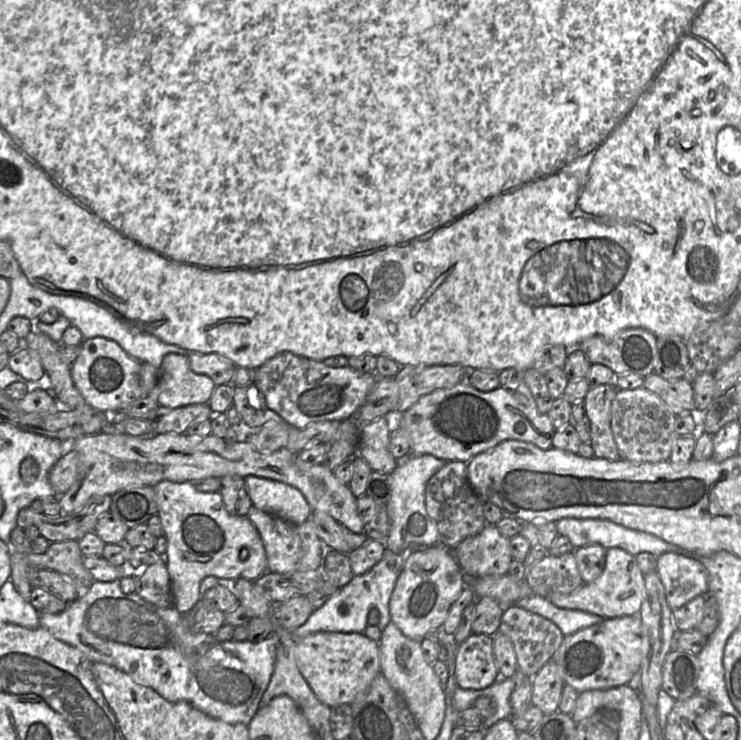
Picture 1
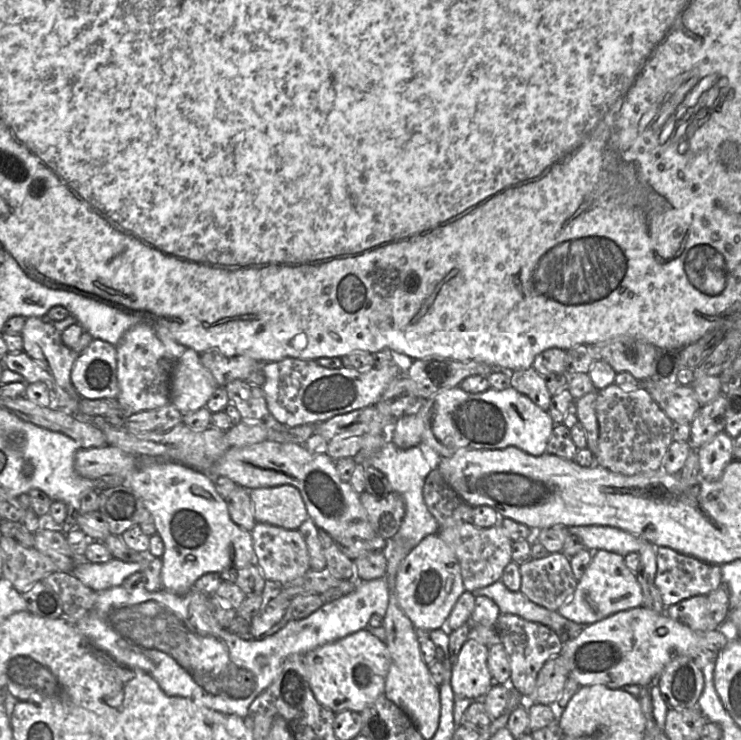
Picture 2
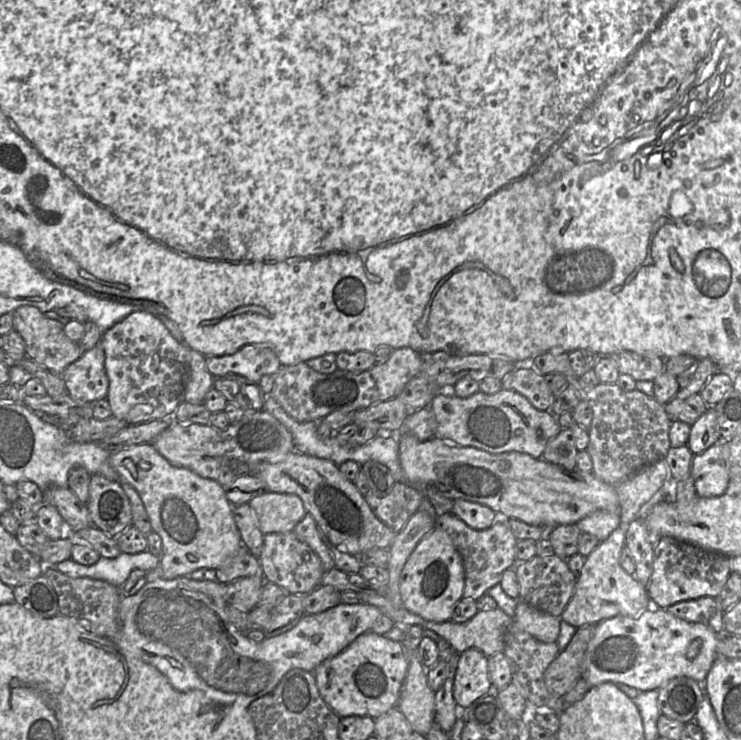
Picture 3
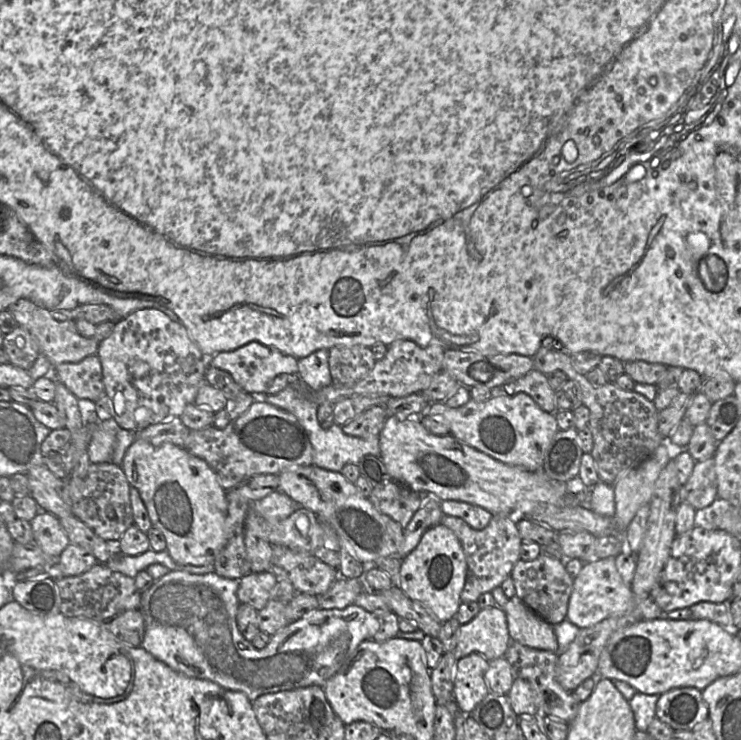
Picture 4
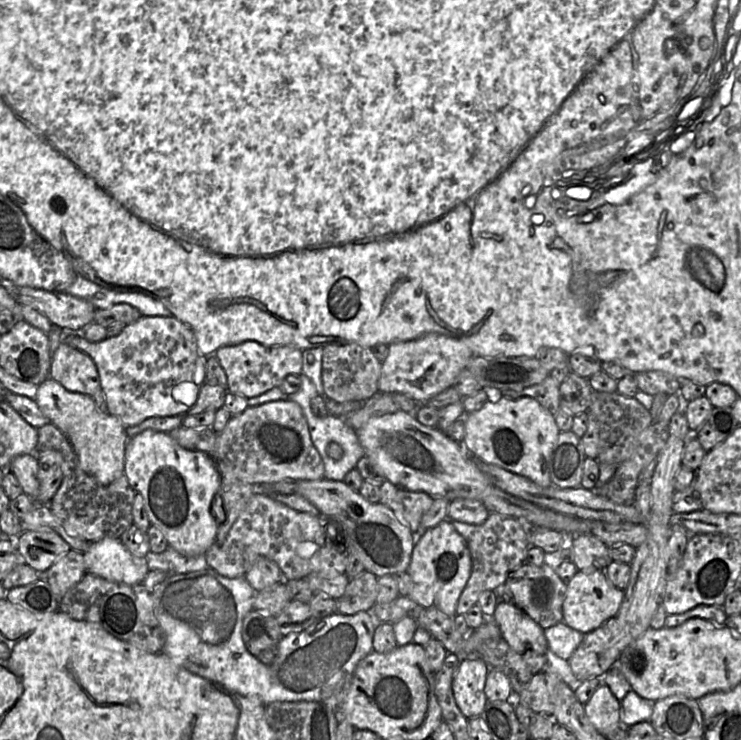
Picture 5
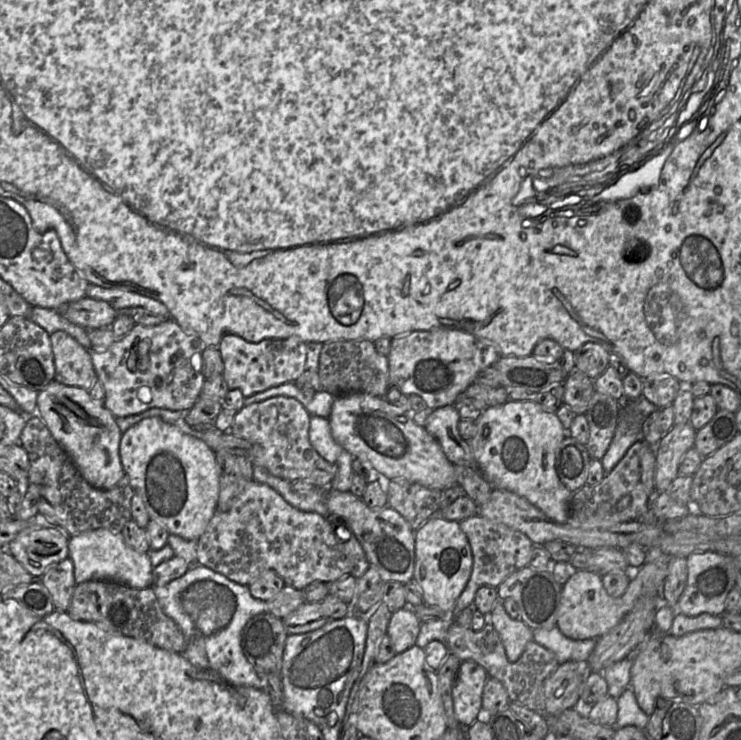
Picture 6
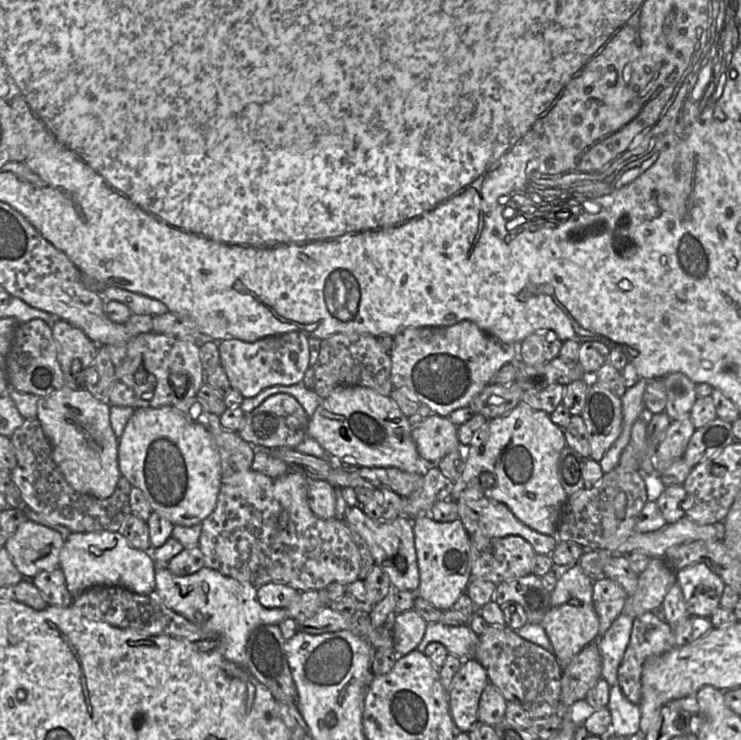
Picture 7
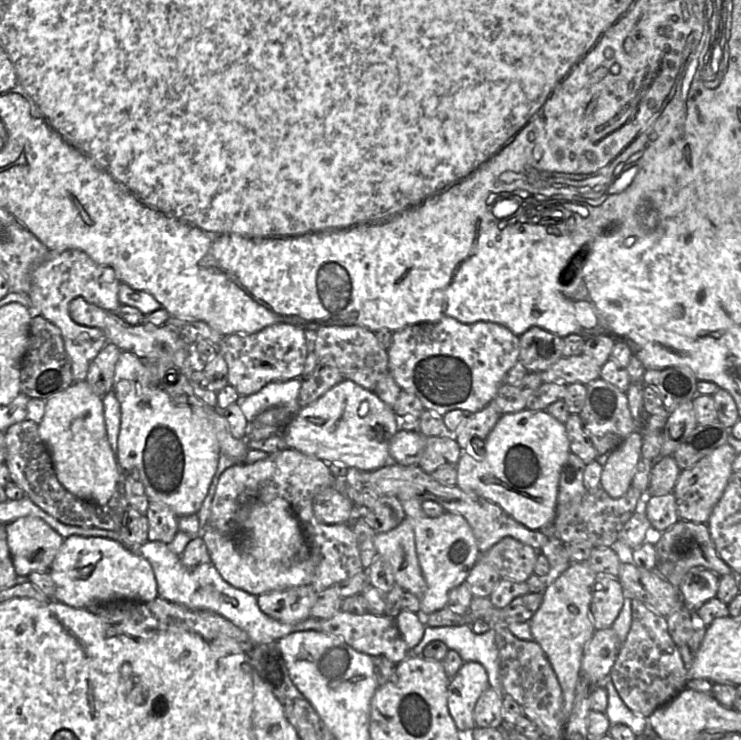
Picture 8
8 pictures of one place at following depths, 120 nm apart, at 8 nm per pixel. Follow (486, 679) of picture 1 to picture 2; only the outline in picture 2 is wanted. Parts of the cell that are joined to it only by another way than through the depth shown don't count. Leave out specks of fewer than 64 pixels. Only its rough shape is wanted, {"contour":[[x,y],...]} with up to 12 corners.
{"contour":[[474,639],[452,666],[455,697],[482,700],[494,684],[489,646]]}

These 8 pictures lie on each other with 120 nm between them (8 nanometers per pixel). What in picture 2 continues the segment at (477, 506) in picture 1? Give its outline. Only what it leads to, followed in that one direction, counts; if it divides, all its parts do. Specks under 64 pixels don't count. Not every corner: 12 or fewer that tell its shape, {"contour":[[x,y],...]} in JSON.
{"contour":[[437,468],[423,485],[424,502],[439,528],[471,523],[473,506]]}

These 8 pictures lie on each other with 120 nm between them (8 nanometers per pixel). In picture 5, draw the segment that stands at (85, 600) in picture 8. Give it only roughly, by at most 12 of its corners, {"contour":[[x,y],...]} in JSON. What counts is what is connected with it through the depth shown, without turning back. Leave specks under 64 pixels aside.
{"contour":[[104,538],[83,553],[86,573],[126,585],[149,572],[121,539]]}

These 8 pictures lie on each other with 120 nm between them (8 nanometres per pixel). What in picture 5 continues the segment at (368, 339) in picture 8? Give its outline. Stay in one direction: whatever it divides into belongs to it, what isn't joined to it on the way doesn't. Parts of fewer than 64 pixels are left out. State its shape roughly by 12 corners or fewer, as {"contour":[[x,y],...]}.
{"contour":[[356,343],[323,346],[326,399],[365,401],[382,363]]}

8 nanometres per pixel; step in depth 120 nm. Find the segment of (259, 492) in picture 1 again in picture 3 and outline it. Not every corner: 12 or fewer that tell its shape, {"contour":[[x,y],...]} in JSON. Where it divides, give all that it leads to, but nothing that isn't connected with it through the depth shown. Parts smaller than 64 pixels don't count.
{"contour":[[295,494],[248,504],[263,535],[293,531],[306,514]]}

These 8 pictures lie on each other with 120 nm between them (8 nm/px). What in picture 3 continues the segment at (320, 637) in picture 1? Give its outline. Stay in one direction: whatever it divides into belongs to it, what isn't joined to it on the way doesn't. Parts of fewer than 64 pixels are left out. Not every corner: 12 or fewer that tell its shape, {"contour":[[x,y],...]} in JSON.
{"contour":[[369,630],[321,662],[320,696],[340,718],[397,707],[403,644]]}

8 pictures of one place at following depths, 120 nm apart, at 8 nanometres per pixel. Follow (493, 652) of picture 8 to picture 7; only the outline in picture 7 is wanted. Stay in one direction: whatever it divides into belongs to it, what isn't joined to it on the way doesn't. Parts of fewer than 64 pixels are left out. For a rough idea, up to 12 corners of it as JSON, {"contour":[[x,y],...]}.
{"contour":[[428,622],[415,648],[439,642],[450,654],[474,659],[479,636],[467,626]]}

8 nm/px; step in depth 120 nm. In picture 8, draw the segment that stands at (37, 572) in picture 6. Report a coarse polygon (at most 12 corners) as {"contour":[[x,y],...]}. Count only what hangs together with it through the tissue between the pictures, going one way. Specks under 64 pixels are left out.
{"contour":[[36,516],[5,525],[15,572],[49,572],[64,538]]}

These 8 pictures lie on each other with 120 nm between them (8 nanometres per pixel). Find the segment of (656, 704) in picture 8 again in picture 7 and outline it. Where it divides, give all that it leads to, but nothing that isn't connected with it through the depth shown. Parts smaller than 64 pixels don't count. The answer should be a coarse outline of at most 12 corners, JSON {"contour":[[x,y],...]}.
{"contour":[[653,611],[634,618],[618,684],[641,702],[645,661],[676,646],[674,632]]}

